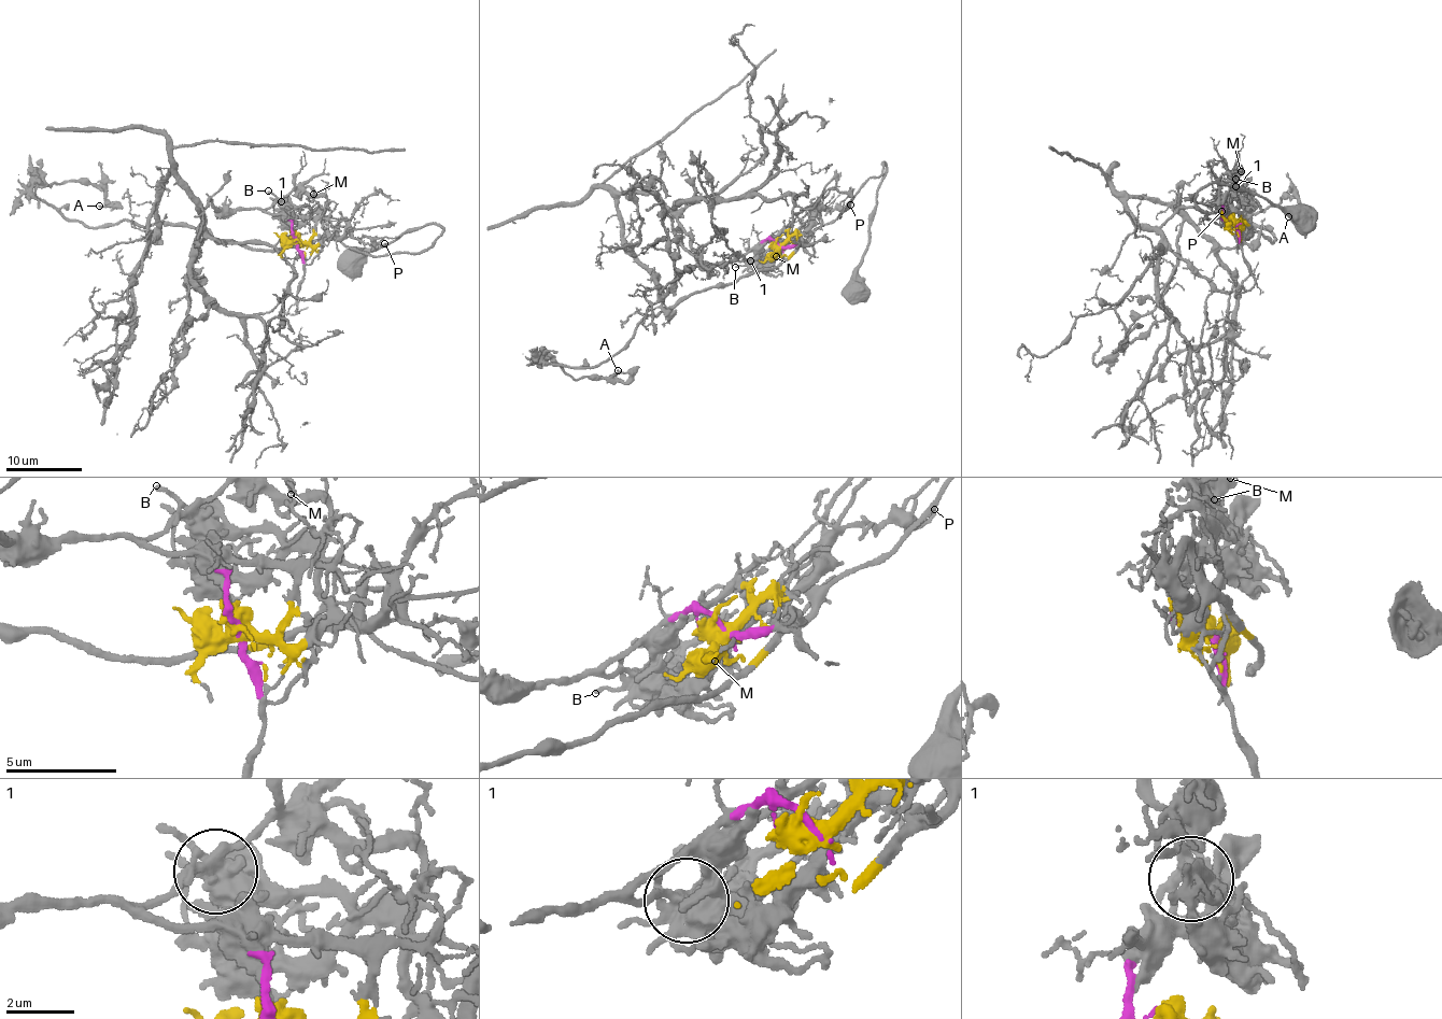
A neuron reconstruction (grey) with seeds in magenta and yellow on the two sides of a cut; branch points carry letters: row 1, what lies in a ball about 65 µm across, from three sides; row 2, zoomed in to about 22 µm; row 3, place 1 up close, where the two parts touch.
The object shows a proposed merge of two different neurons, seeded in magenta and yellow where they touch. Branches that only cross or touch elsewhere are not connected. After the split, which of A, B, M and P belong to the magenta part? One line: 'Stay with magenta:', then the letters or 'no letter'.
Stay with magenta: no letter

